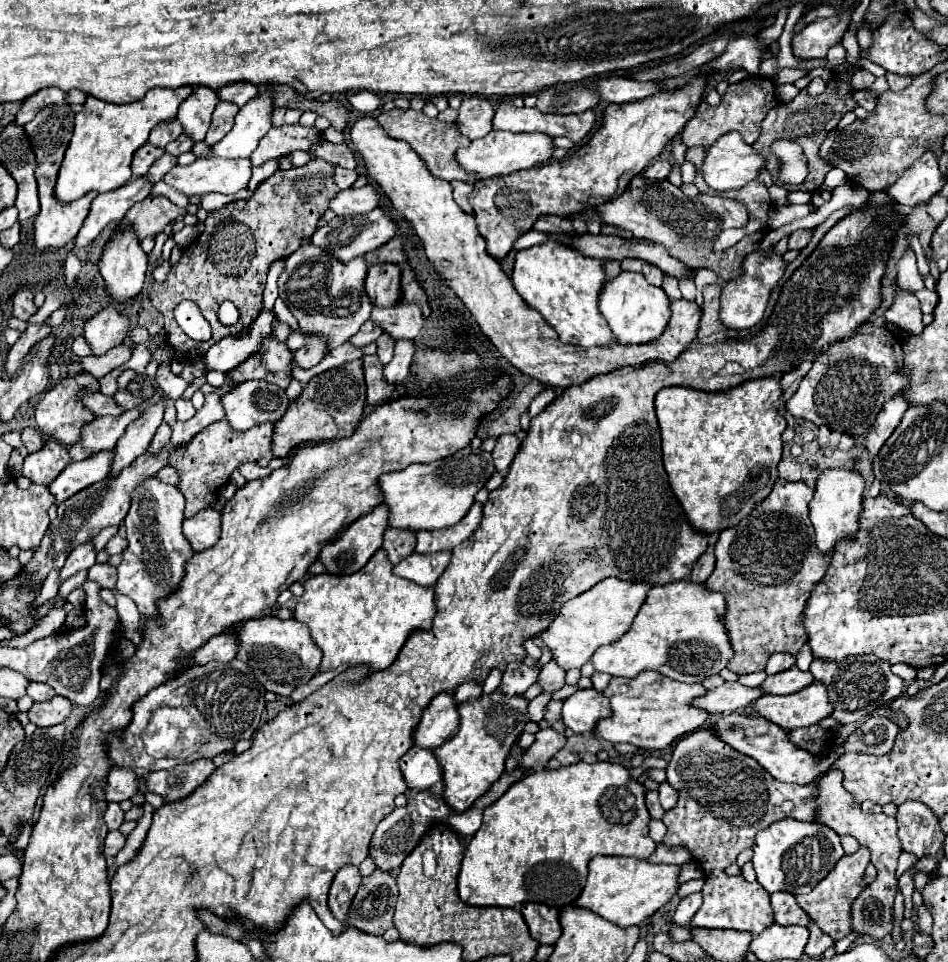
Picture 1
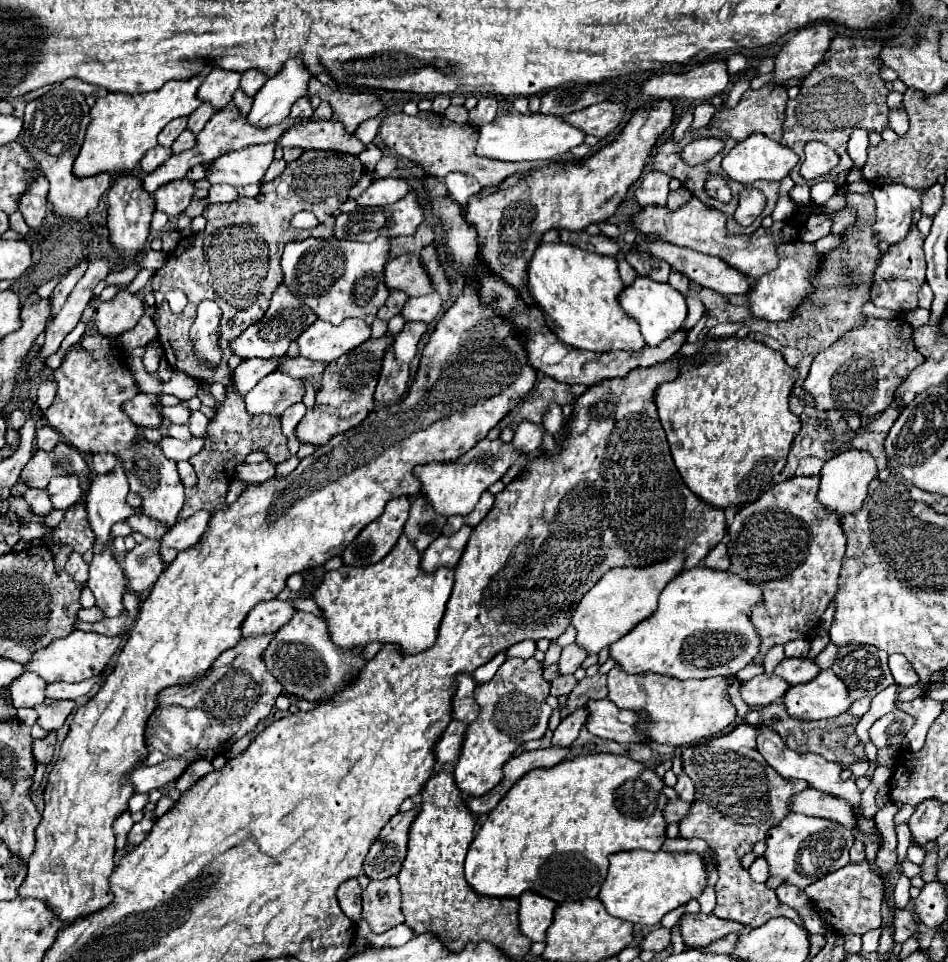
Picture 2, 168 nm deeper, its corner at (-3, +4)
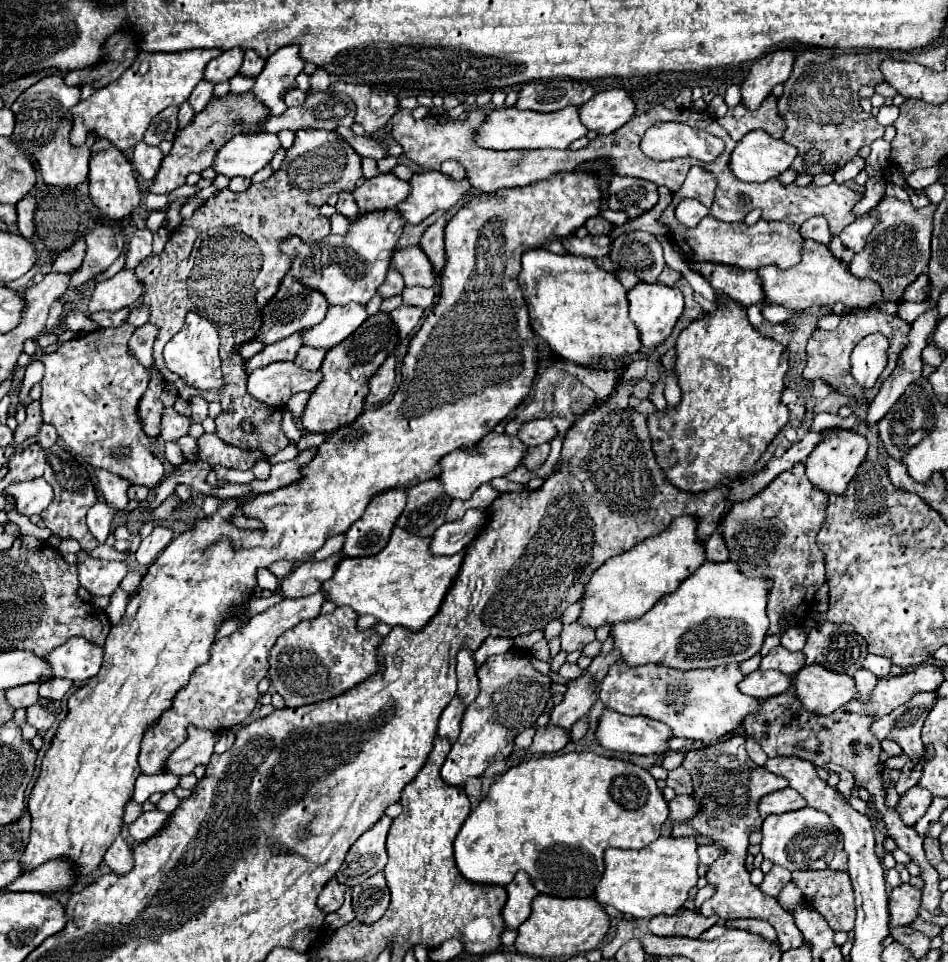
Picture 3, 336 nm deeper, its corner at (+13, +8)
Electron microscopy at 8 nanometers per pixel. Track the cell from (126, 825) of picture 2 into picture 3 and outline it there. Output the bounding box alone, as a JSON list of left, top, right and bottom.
[104,836,134,876]

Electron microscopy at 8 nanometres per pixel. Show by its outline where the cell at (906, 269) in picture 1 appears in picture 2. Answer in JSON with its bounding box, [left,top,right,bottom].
[874,184,926,244]

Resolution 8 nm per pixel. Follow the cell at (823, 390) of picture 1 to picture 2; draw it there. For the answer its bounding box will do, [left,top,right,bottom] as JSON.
[802,318,924,420]

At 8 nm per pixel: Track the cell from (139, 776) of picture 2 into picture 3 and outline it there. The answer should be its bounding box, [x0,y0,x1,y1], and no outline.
[168,726,220,776]

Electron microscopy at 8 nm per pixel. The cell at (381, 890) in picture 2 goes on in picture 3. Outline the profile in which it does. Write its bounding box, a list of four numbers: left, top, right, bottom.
[352,872,390,924]

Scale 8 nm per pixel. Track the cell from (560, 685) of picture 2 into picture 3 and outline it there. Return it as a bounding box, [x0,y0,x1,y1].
[558,662,582,680]

